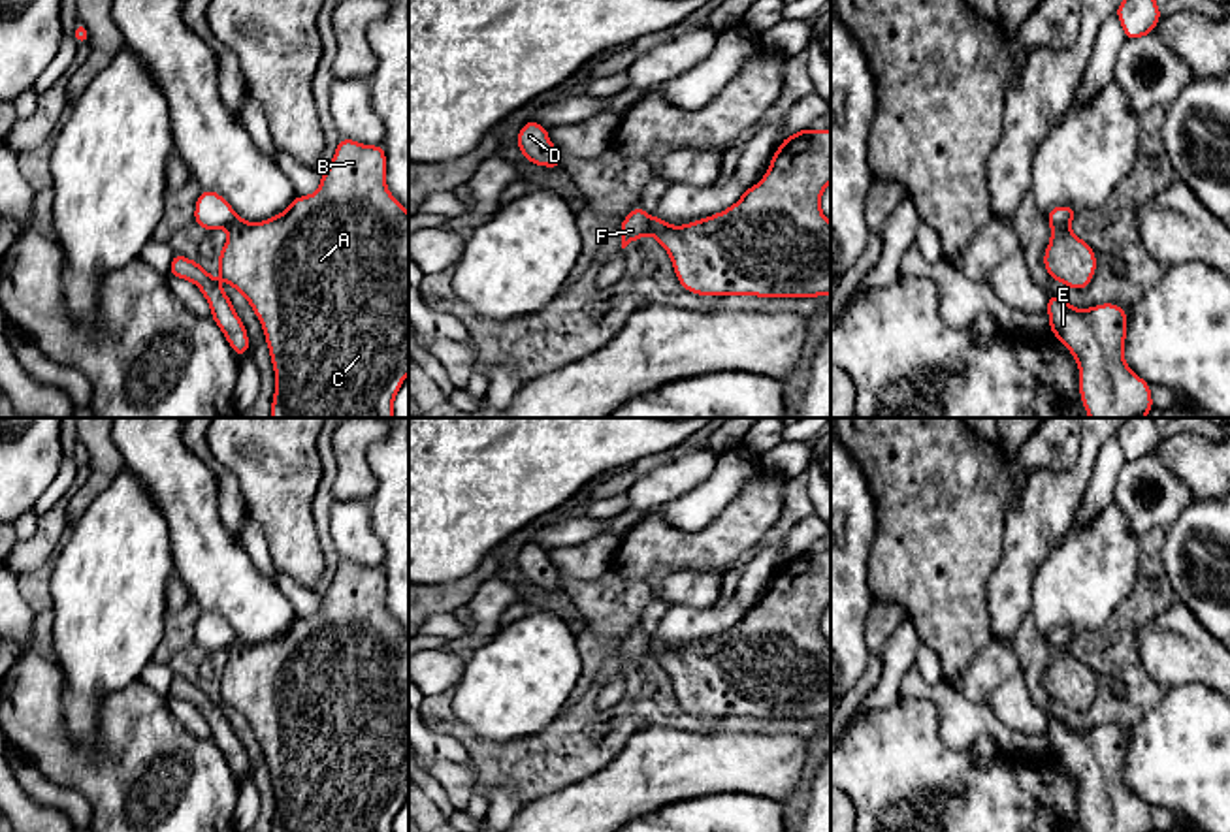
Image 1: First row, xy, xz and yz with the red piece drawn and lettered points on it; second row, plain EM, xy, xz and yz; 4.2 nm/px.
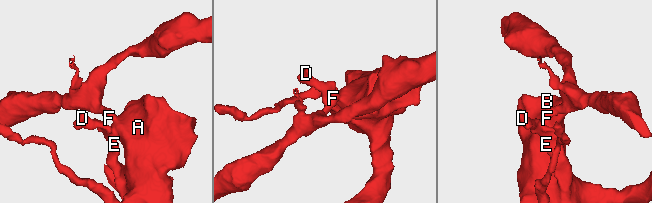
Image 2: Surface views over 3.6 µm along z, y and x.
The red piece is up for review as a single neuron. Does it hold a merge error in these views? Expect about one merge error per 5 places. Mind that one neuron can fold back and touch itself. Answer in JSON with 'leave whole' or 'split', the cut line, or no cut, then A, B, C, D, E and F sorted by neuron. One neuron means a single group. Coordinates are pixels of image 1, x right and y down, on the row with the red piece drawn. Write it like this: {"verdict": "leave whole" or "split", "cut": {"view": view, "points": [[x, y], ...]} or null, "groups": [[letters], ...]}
{"verdict": "split", "cut": {"view": "xz", "points": [[654, 217], [650, 234]]}, "groups": [["A", "B", "C", "D", "E"], ["F"]]}

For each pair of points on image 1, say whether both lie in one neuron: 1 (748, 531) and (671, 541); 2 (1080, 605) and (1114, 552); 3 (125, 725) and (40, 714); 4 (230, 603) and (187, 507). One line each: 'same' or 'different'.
1: same
2: same
3: same
4: same

